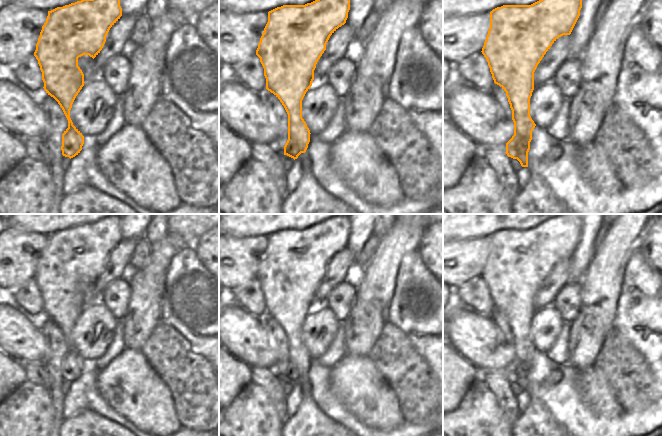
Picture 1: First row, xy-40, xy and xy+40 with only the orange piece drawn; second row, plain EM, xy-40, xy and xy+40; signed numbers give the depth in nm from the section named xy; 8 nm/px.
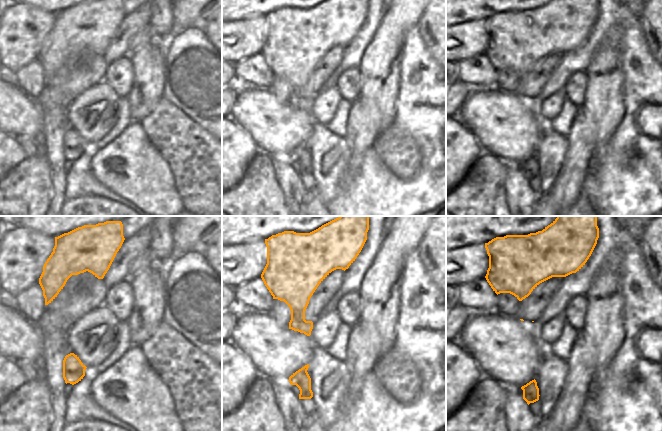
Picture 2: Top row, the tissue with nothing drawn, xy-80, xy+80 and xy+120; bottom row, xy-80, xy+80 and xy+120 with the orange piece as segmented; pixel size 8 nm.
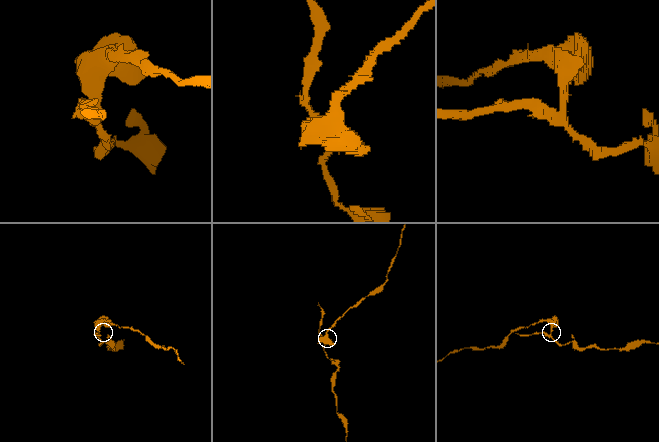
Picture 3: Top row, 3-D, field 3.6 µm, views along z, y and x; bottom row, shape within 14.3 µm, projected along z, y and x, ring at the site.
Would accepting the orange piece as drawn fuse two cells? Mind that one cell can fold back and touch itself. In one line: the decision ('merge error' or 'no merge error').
merge error

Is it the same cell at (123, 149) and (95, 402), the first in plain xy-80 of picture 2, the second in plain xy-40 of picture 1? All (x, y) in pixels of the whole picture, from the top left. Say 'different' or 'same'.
different

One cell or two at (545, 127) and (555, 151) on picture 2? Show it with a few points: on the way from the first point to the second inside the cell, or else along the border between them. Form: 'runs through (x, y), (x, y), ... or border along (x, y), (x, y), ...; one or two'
runs through (546, 133), (552, 145); one

